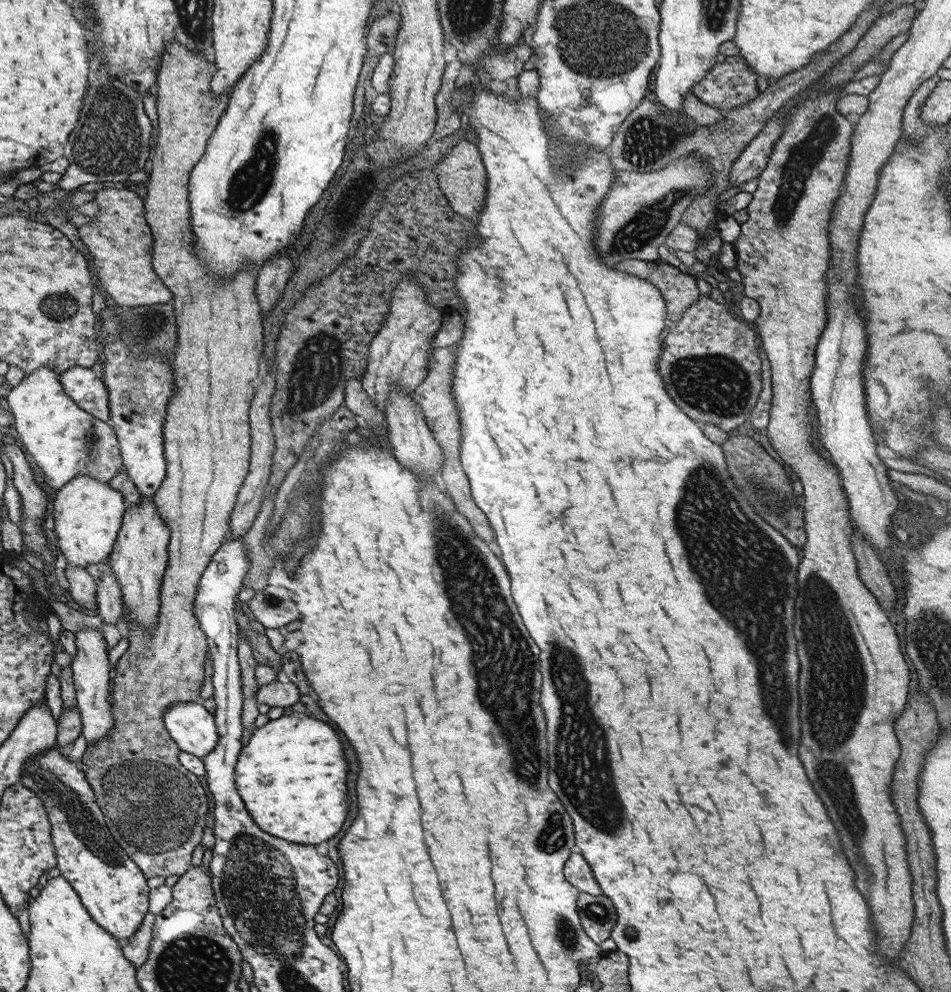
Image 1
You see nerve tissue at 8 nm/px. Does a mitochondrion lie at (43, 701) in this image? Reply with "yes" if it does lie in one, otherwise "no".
no

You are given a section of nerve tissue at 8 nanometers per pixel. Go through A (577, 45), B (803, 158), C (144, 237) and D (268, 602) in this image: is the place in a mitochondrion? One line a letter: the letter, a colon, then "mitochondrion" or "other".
A: mitochondrion
B: mitochondrion
C: other
D: mitochondrion

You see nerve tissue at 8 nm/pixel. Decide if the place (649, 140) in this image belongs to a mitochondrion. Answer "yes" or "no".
yes

